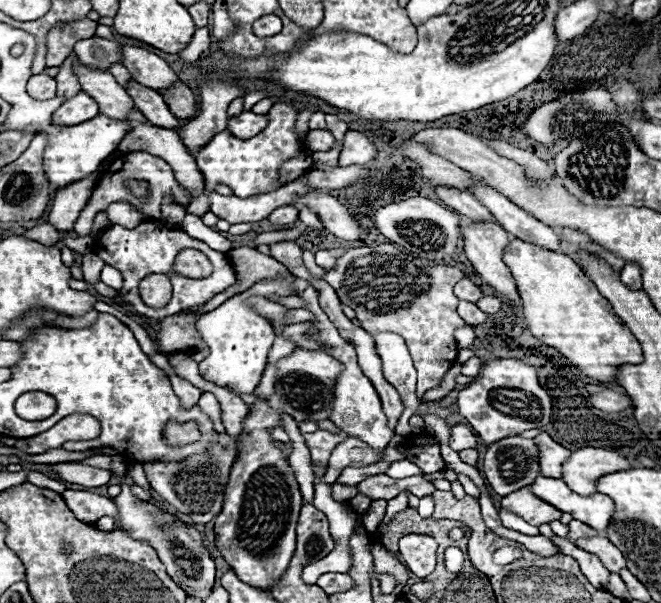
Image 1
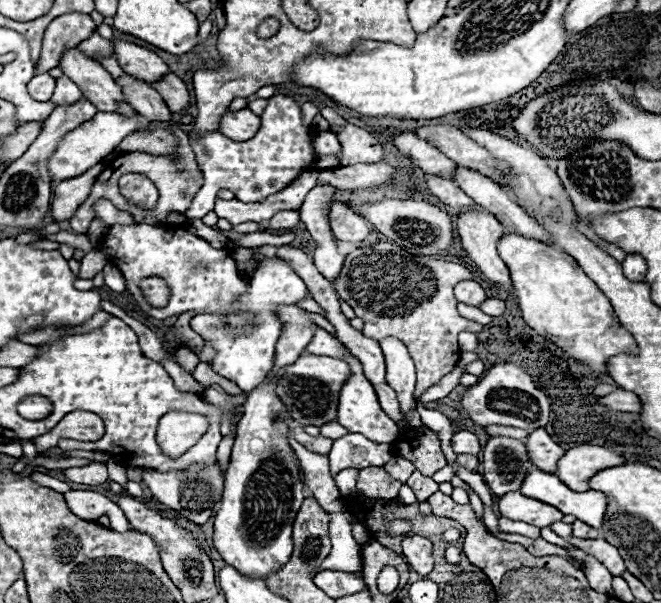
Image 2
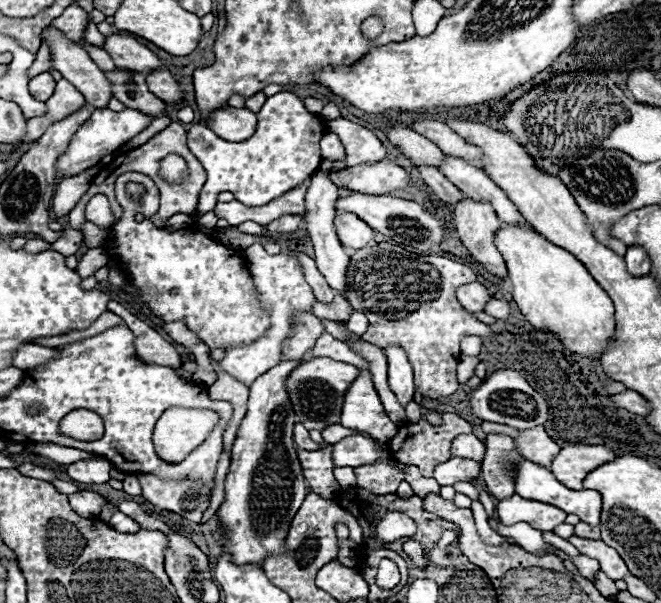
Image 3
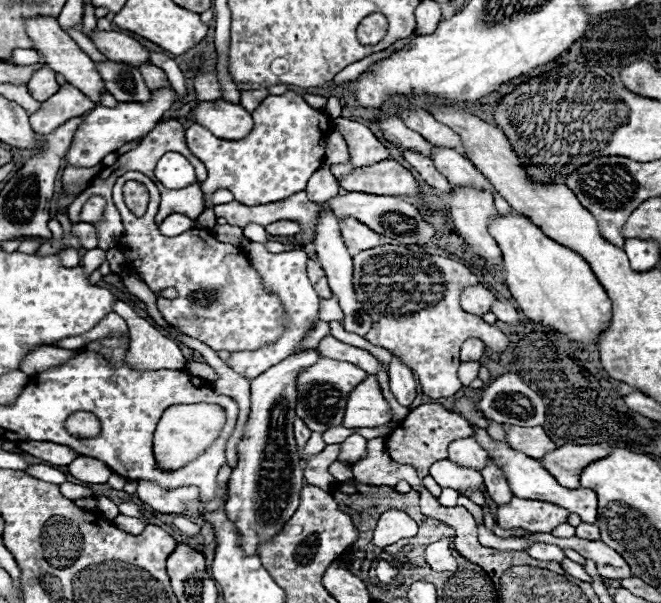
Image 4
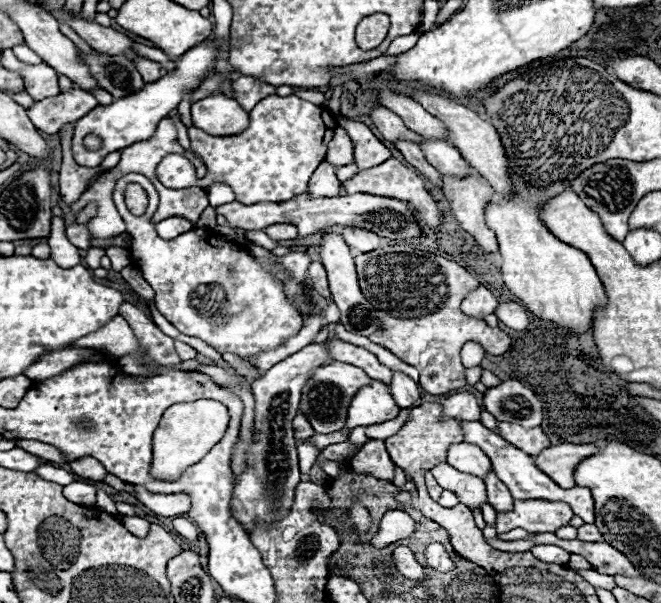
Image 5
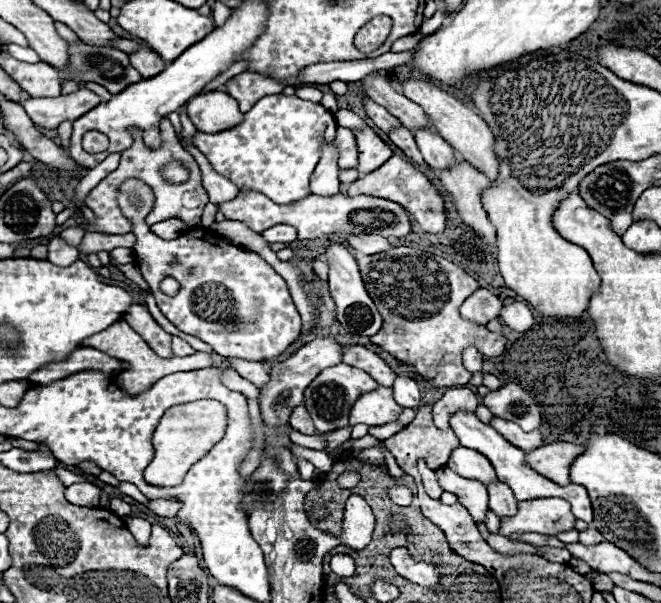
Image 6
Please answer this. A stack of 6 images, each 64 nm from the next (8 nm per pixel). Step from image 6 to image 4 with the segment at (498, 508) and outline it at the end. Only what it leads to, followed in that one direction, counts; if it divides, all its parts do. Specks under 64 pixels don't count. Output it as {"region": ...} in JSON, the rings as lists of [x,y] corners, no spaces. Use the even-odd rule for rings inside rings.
{"region":[[[490,460],[488,466],[482,470],[482,476],[484,476],[484,484],[486,484],[486,490],[488,490],[488,496],[490,500],[496,504],[496,506],[502,506],[502,504],[508,504],[512,500],[512,492],[500,472],[500,468]]]}

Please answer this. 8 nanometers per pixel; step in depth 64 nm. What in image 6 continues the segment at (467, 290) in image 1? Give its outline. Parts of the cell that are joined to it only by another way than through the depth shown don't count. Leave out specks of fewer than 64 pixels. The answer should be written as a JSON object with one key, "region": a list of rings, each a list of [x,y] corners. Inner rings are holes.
{"region":[[[478,288],[460,306],[460,316],[464,320],[474,322],[474,324],[486,326],[492,318],[498,318],[500,310],[502,310],[502,302],[492,292],[488,292],[486,288]]]}

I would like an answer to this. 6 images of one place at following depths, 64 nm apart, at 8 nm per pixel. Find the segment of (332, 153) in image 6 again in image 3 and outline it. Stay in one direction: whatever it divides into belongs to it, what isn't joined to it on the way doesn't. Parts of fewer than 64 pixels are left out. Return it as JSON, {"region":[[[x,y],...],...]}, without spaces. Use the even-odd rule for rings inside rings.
{"region":[[[318,170],[314,172],[312,176],[312,182],[310,182],[310,188],[306,192],[306,224],[308,224],[308,232],[310,232],[310,238],[314,242],[314,260],[318,264],[318,270],[326,276],[330,288],[338,290],[340,294],[346,294],[346,272],[348,272],[348,264],[350,264],[350,256],[344,252],[340,240],[338,240],[338,234],[336,234],[336,228],[334,228],[334,202],[338,198],[338,186],[336,184],[330,184],[330,178],[328,178],[328,172],[324,170]],[[352,310],[352,312],[350,312],[350,318],[346,320],[346,328],[348,328],[350,332],[362,336],[362,332],[366,332],[366,328],[368,328],[368,318],[366,318],[366,314],[364,314],[364,312],[358,312],[358,310]]]}

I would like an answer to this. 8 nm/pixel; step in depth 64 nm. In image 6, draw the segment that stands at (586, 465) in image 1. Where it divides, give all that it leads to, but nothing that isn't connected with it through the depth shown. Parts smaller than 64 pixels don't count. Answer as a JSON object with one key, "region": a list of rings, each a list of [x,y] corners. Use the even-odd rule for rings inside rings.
{"region":[[[552,442],[552,444],[542,444],[532,452],[526,452],[524,460],[534,472],[546,476],[548,480],[554,480],[560,486],[568,486],[568,470],[570,464],[578,454],[582,454],[584,446],[570,444],[570,442]]]}

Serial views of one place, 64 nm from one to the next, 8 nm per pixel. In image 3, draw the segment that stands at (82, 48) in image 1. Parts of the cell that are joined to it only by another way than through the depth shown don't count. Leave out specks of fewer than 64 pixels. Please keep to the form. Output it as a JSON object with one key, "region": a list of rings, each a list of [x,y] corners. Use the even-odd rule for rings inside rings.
{"region":[[[92,20],[88,22],[88,26],[86,26],[86,30],[84,30],[84,38],[86,38],[86,42],[90,42],[92,46],[102,46],[102,42],[104,42],[104,40],[102,40],[104,36],[98,32],[98,28],[96,28],[96,24],[94,24]]]}

